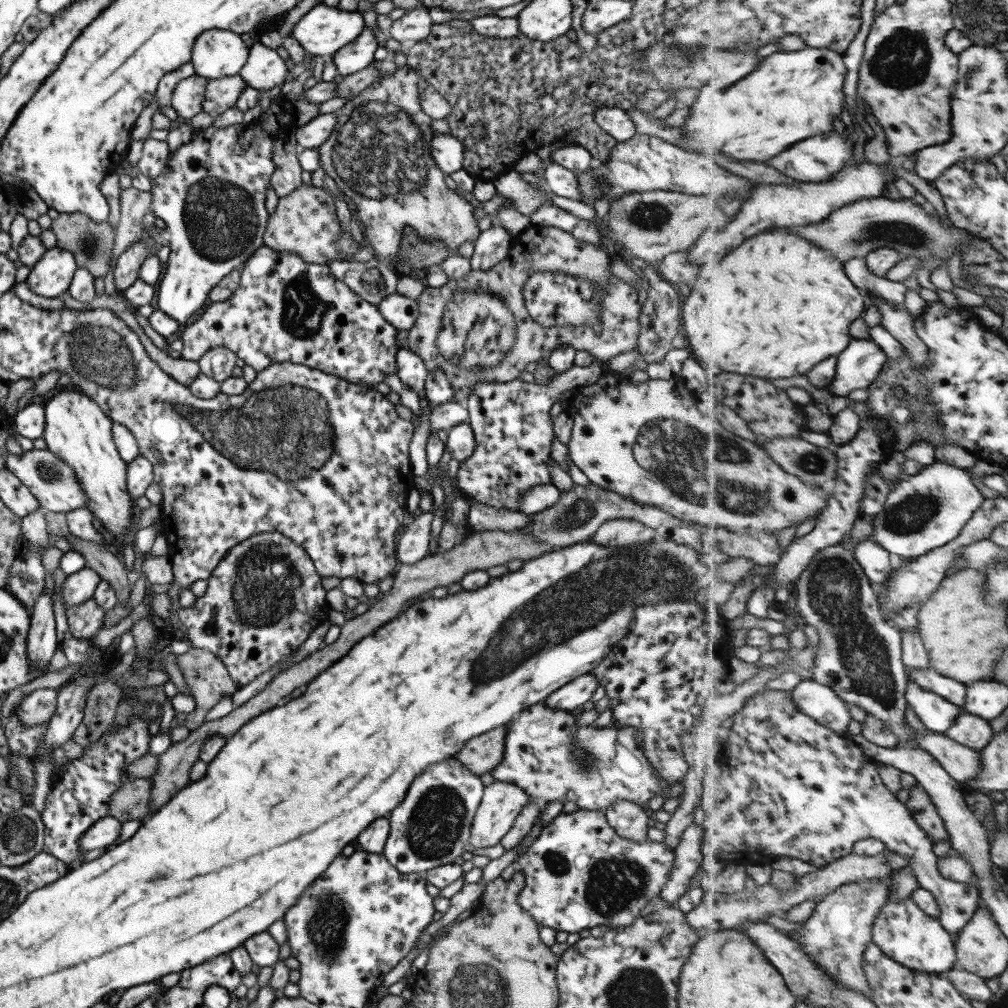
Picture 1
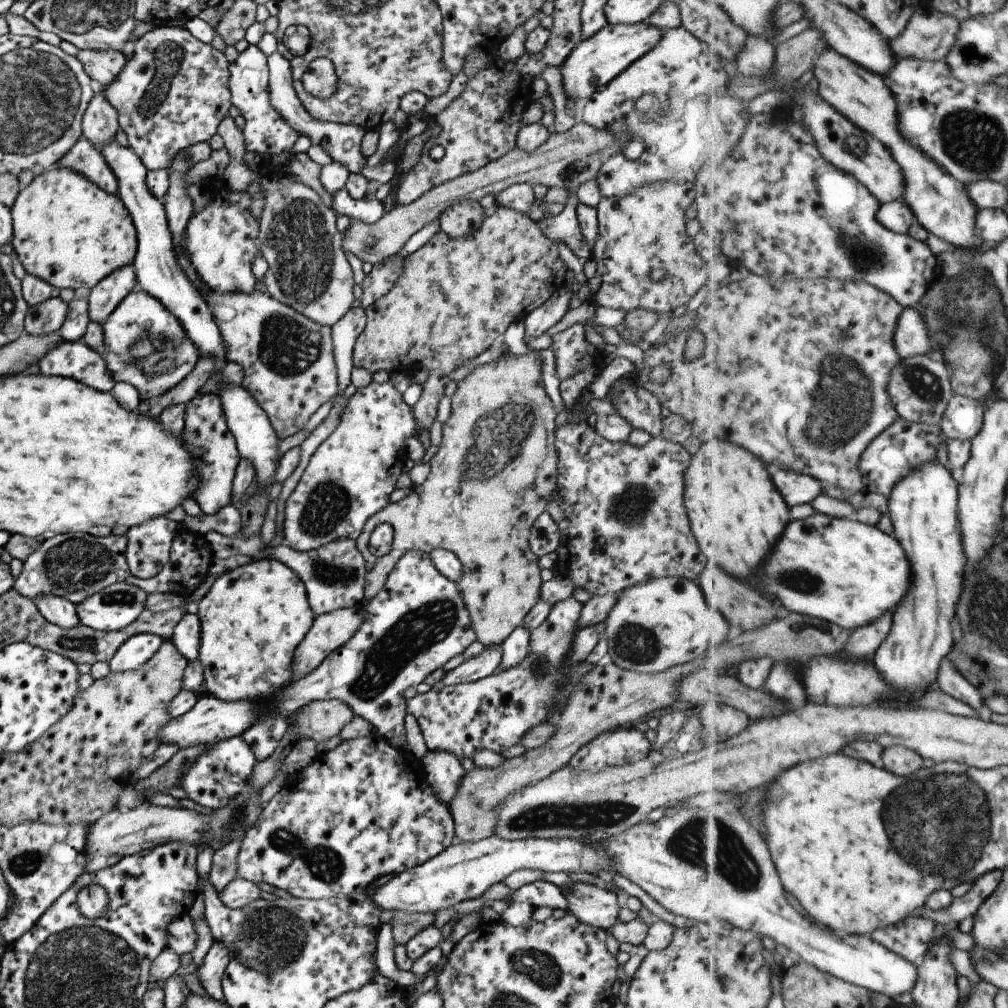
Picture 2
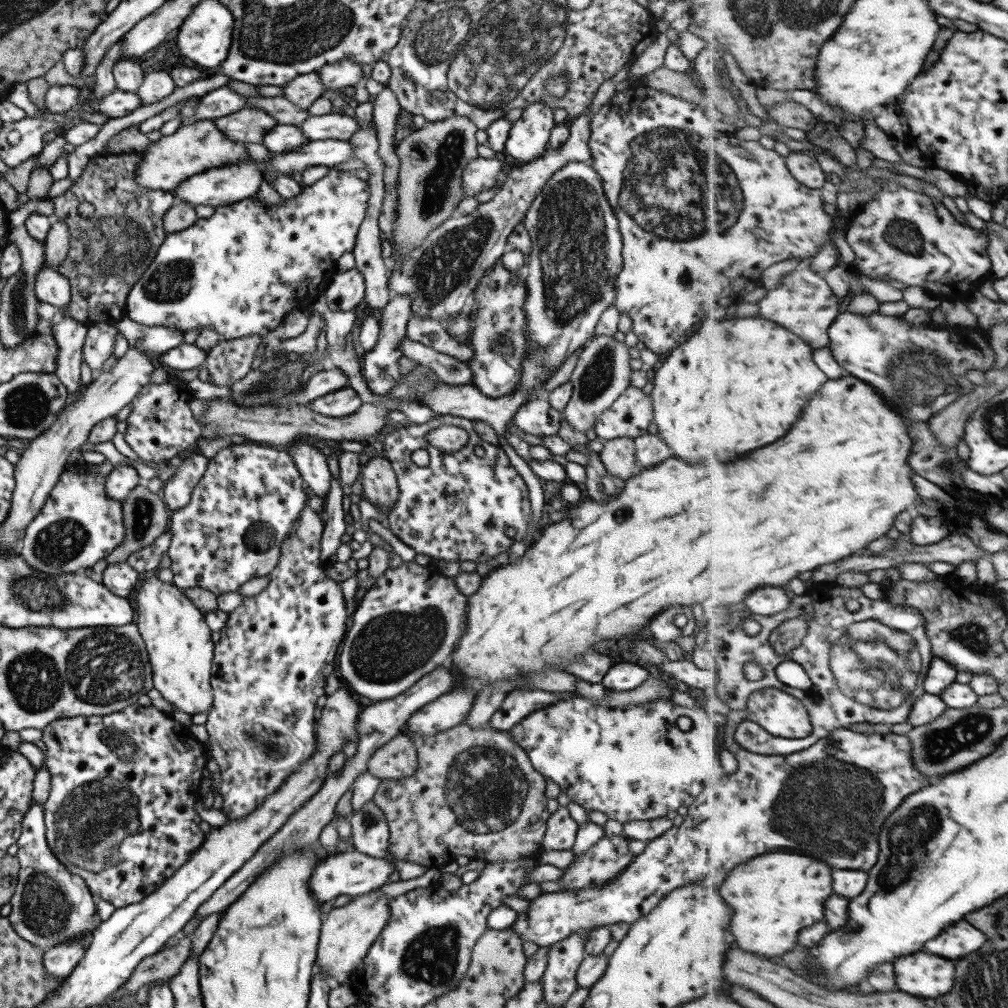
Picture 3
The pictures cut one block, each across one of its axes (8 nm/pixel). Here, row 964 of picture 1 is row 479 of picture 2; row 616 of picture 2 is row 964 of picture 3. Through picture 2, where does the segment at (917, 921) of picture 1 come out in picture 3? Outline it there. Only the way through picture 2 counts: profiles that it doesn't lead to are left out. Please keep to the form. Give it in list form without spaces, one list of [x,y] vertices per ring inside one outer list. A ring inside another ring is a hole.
[[[927,952],[897,958],[895,972],[899,990],[932,1002],[954,989],[957,974],[955,964],[953,960]]]

